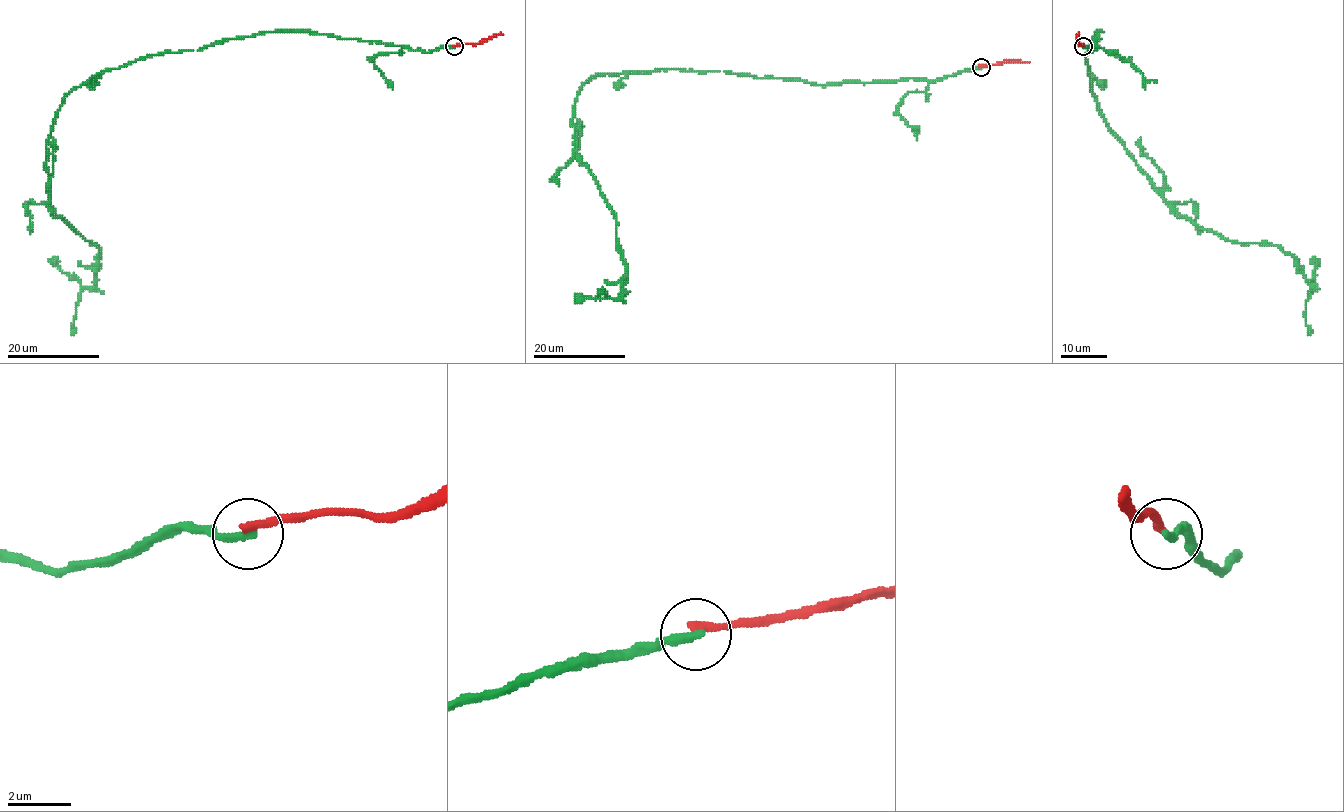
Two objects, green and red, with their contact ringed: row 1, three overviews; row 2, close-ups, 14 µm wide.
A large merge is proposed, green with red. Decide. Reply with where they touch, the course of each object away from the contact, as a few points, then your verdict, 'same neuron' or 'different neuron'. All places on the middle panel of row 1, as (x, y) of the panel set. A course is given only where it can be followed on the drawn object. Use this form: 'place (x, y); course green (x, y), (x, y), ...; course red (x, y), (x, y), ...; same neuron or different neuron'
place (981, 67); course green (980, 67), (837, 84), (596, 75), (573, 106), (575, 155), (615, 218), (627, 268), (621, 295), (598, 294); course red (980, 67), (1028, 61); different neuron

